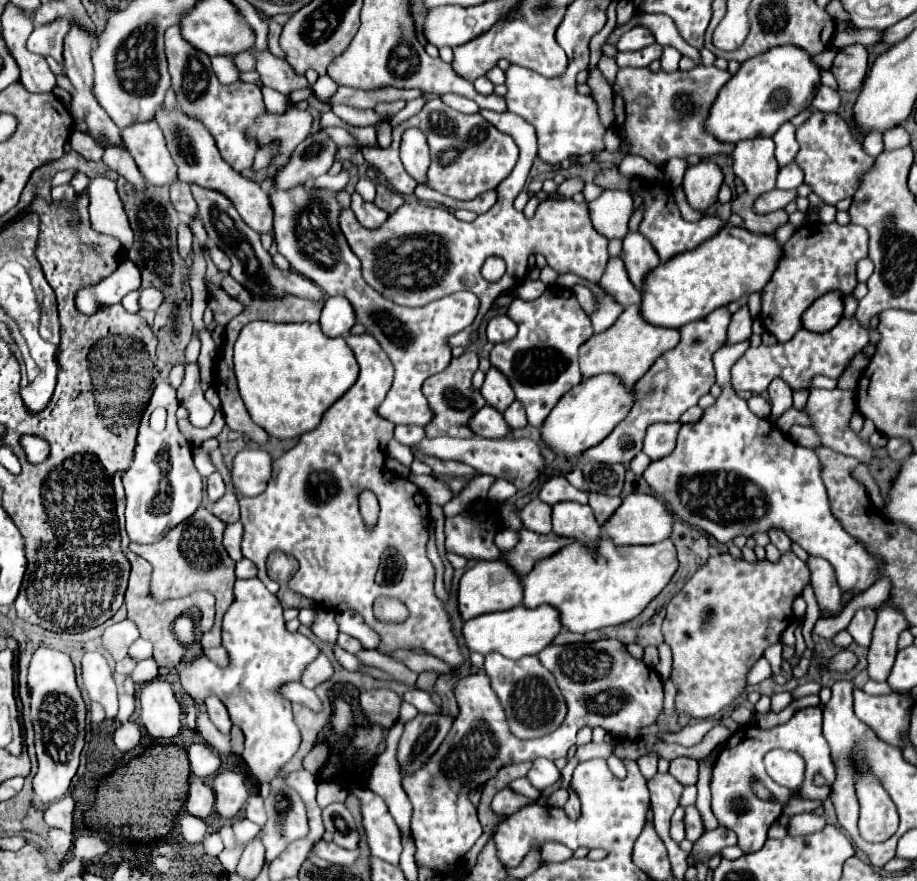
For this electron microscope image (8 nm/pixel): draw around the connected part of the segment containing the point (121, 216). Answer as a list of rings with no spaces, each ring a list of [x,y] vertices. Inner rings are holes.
[[[95,177],[87,191],[91,199],[89,215],[93,229],[117,237],[125,249],[131,249],[133,231],[129,227],[129,219],[123,209],[123,203],[117,195],[115,181],[107,177]]]

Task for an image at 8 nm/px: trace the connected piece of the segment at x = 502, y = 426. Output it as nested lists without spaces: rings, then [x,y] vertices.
[[[485,405],[483,409],[479,409],[473,419],[471,419],[471,429],[481,435],[481,437],[505,437],[511,429],[507,425],[507,421],[503,419],[503,413],[493,409],[491,405]]]

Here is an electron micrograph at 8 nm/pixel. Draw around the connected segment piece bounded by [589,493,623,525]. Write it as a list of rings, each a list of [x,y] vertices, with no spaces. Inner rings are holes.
[[[591,493],[589,495],[589,503],[597,503],[597,523],[603,525],[613,511],[617,511],[617,507],[621,505],[621,497],[609,497],[609,495],[601,495],[601,493]]]

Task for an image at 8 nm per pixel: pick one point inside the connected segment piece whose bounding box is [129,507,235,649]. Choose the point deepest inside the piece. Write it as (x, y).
(191, 557)

